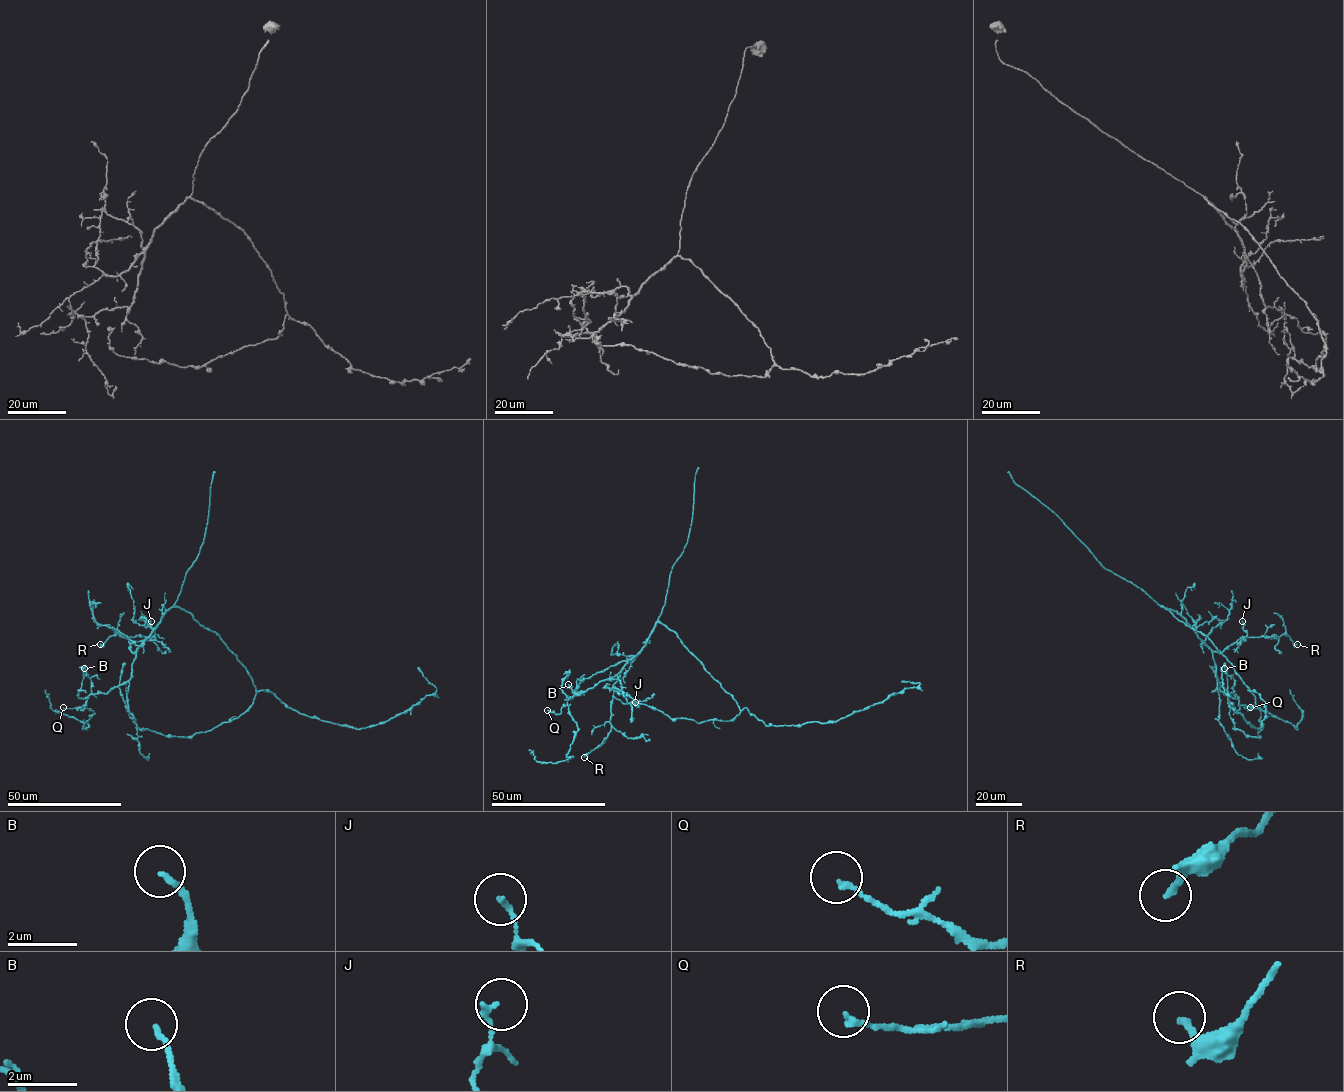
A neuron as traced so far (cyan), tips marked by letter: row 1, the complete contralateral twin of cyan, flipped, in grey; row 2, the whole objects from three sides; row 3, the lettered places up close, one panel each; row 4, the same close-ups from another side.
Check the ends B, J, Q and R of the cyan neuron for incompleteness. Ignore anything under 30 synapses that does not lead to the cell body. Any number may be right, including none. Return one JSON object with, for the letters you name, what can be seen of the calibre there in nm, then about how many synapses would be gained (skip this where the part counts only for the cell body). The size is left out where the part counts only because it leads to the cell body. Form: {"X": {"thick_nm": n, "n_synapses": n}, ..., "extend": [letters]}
{"extend": []}

